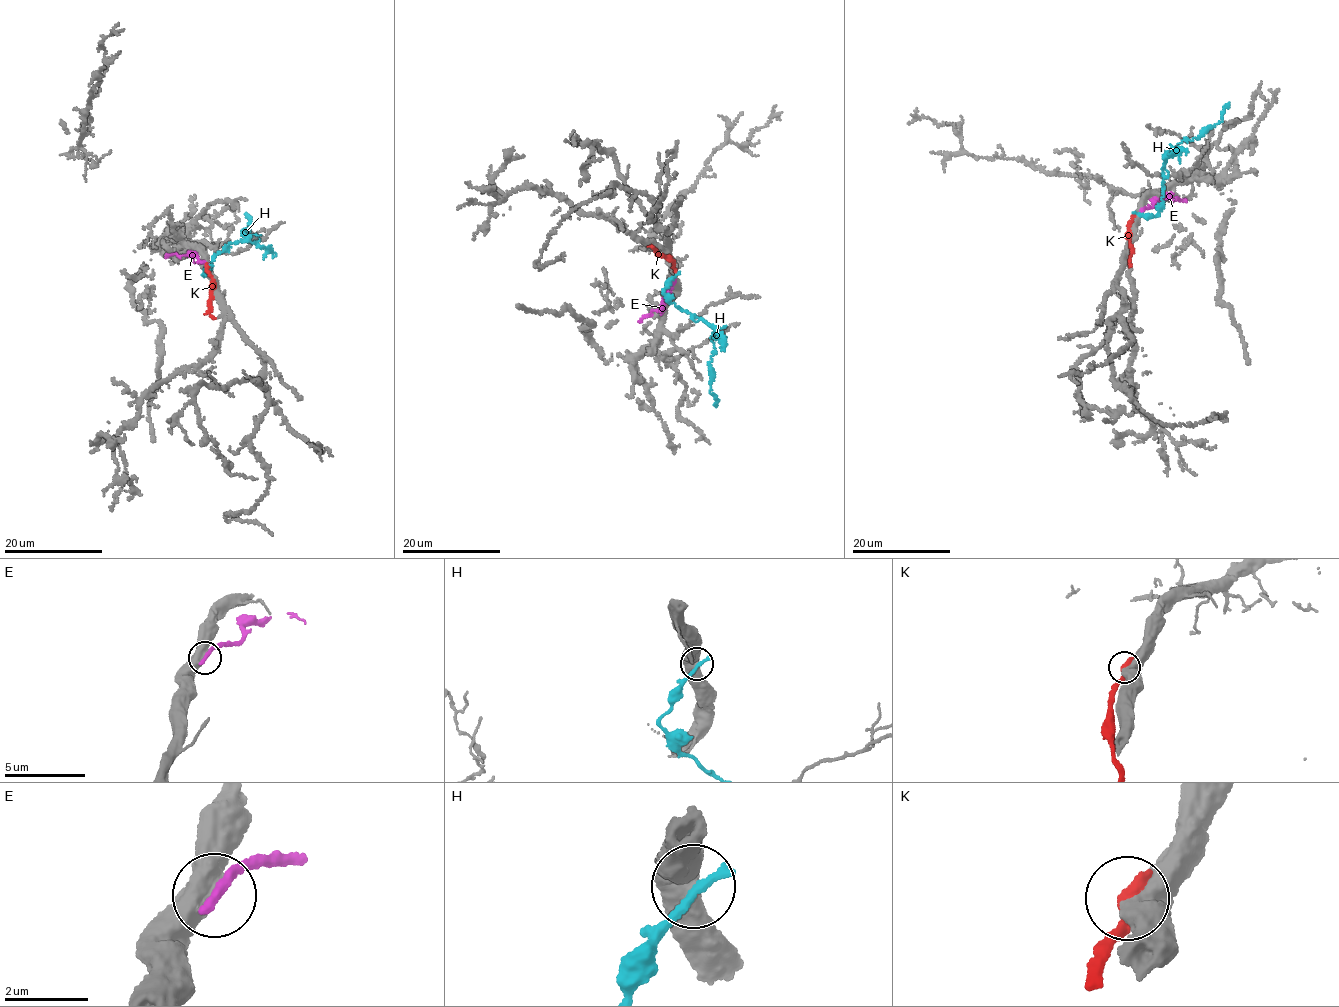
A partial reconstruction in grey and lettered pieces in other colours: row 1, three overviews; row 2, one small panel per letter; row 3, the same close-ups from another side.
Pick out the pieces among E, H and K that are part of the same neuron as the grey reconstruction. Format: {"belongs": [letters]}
{"belongs": []}

